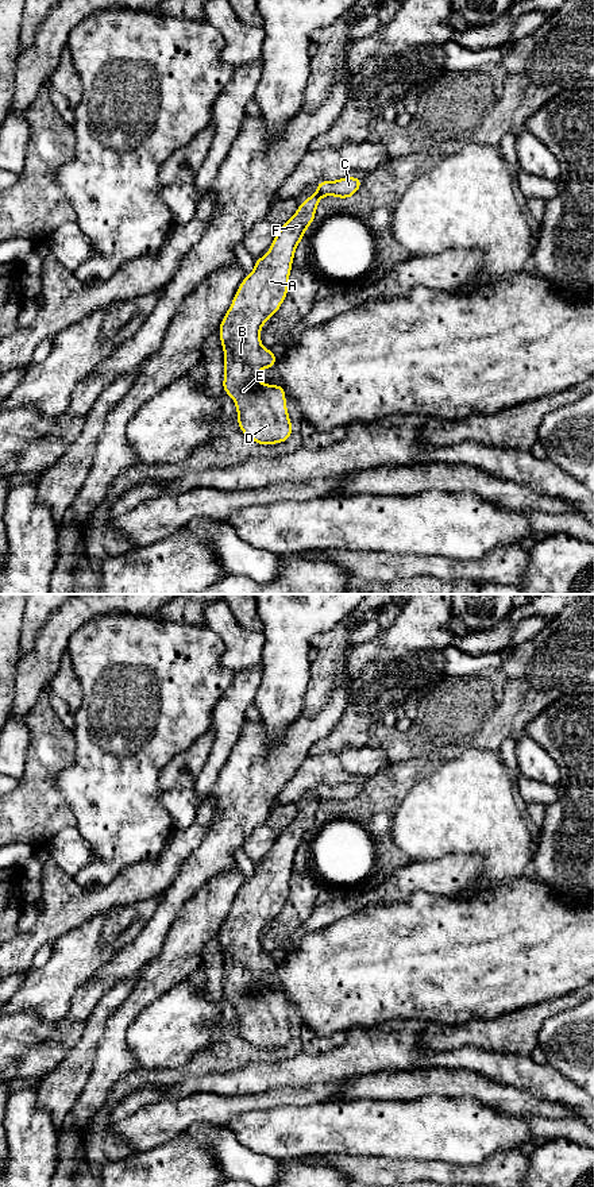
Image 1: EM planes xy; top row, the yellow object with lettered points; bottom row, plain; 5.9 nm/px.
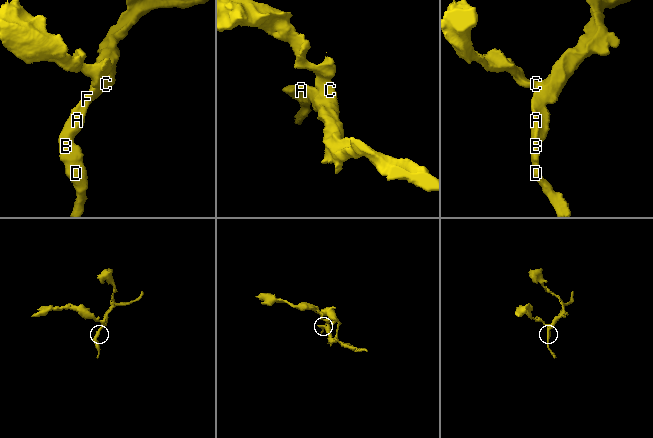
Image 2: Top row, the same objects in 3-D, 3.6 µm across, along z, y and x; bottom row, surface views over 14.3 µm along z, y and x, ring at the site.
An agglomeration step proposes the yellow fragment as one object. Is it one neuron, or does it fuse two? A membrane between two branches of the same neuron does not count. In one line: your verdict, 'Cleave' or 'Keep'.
Cleave

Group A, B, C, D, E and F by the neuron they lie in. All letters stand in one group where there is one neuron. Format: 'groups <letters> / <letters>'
groups A B D E F / C

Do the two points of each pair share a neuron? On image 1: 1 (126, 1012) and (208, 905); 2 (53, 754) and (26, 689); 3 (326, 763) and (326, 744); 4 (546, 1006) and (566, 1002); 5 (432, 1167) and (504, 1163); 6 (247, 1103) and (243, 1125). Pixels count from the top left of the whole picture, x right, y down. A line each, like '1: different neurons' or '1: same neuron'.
1: same neuron
2: different neurons
3: different neurons
4: same neuron
5: same neuron
6: different neurons

